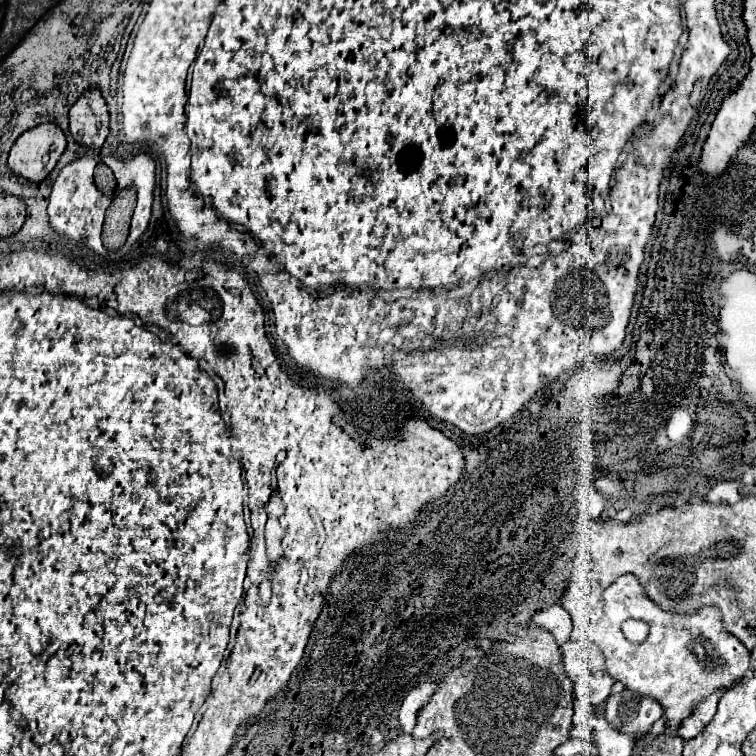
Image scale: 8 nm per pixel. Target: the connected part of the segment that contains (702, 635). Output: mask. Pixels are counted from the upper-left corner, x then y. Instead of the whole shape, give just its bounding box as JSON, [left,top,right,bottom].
[594,575,750,737]

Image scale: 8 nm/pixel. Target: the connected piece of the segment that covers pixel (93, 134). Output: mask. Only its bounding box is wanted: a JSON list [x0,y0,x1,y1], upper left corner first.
[70,89,108,149]

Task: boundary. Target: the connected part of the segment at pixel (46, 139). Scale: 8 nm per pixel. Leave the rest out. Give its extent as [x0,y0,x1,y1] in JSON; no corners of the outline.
[8,123,66,183]

